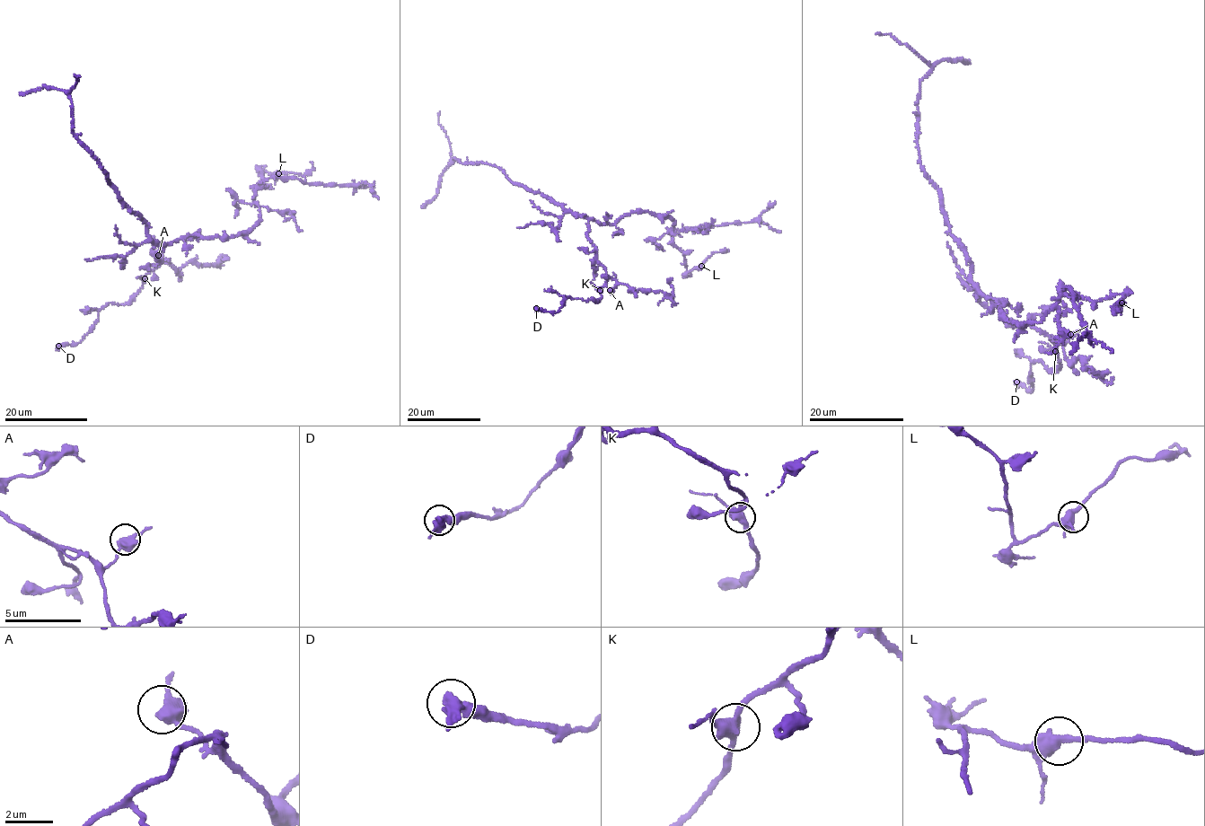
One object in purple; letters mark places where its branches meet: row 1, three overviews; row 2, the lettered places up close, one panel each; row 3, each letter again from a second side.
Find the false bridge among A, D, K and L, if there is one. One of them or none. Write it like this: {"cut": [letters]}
{"cut": []}

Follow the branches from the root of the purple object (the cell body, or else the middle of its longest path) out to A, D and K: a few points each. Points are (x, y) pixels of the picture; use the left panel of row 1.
A: (166, 243), (158, 251), (156, 258), (159, 262), (156, 259), (162, 261), (168, 260), (158, 255)
D: (166, 243), (158, 251), (160, 265), (145, 276), (143, 286), (129, 301), (108, 303), (79, 342), (58, 346)
K: (166, 243), (158, 251), (156, 258), (159, 262), (156, 259), (161, 261), (160, 265), (150, 270), (144, 279)

